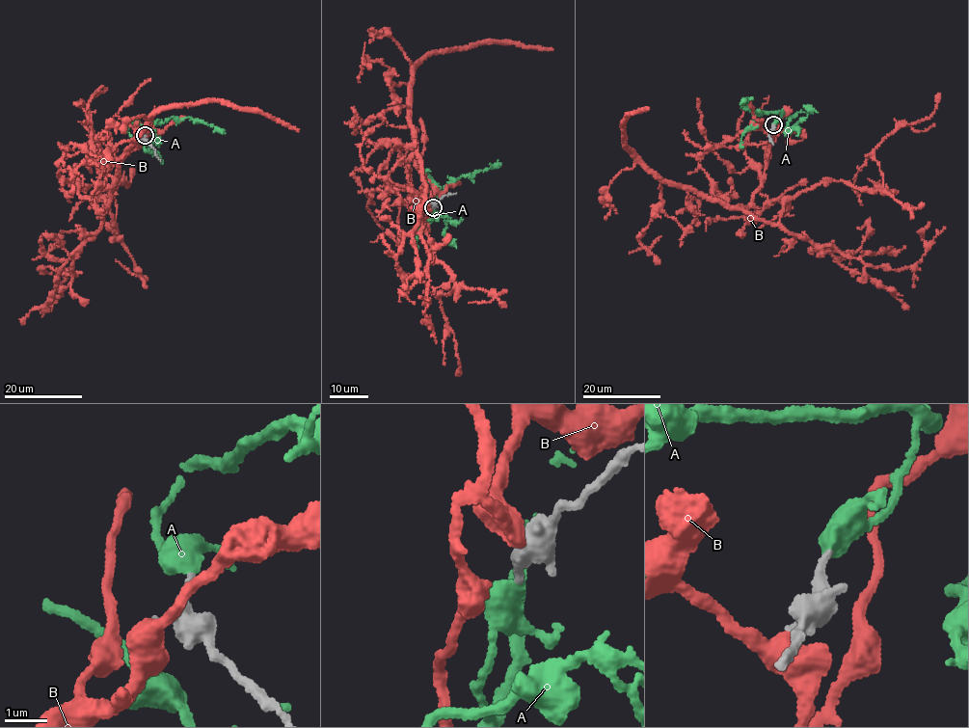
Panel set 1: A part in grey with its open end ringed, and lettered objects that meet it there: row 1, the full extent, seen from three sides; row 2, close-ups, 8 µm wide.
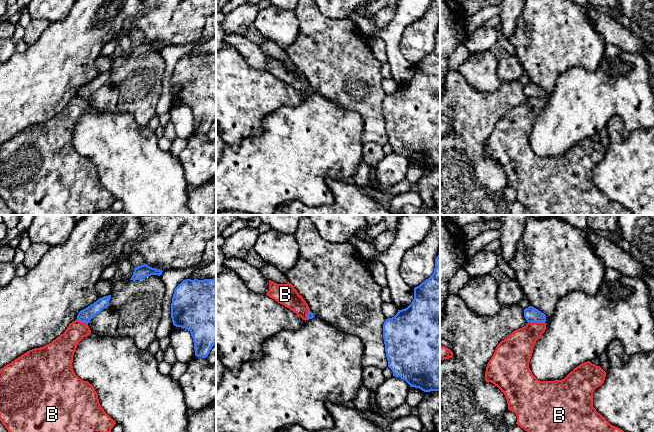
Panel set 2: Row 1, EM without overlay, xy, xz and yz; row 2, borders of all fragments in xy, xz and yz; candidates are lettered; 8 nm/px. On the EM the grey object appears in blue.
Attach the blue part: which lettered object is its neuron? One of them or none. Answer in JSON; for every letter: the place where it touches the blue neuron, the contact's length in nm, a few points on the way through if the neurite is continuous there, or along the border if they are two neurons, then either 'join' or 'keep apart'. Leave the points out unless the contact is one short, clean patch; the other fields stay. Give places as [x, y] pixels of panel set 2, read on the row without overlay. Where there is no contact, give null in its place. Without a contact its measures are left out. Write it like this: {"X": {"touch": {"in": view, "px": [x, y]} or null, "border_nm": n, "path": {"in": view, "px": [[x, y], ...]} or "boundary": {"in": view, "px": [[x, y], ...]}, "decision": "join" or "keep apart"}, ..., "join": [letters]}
{"A": {"touch": null, "decision": "join"}, "B": {"touch": {"in": "yz", "px": [536, 97]}, "border_nm": 140, "boundary": {"in": "yz", "px": [[528, 97], [544, 98]]}, "decision": "keep apart"}, "join": ["A"]}

